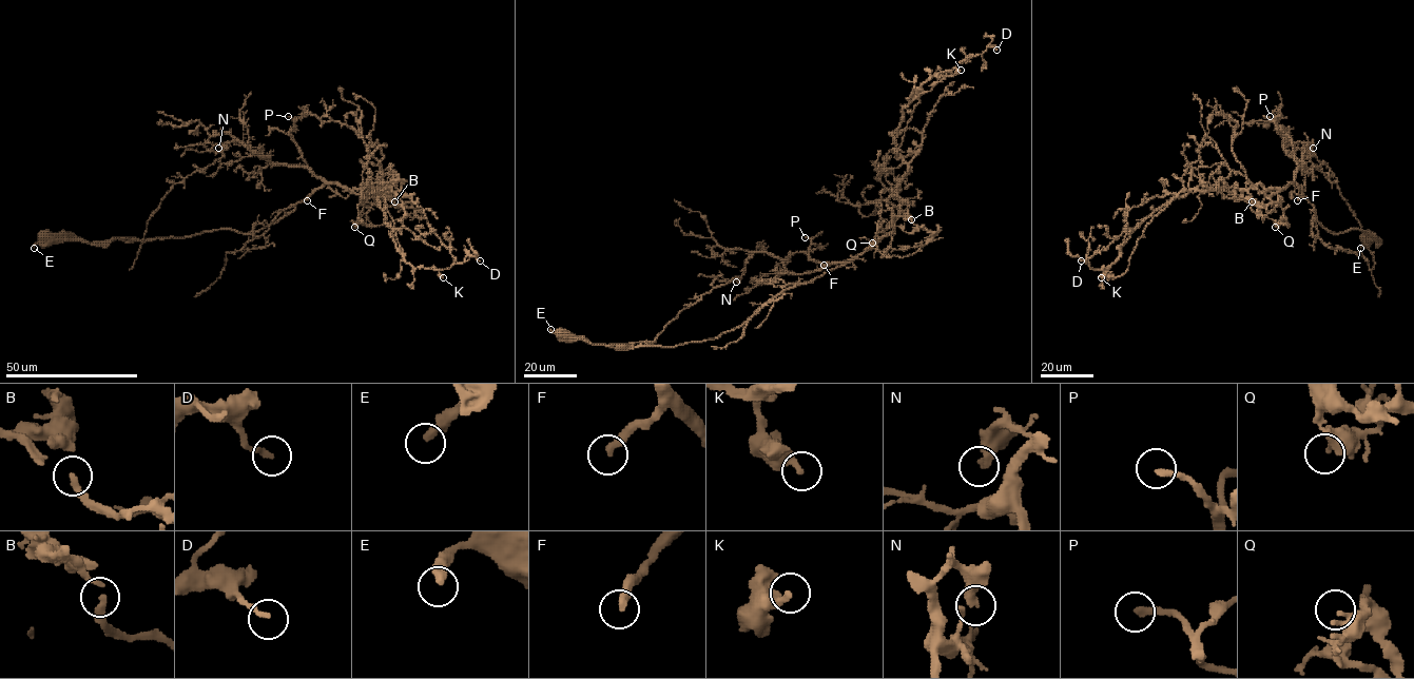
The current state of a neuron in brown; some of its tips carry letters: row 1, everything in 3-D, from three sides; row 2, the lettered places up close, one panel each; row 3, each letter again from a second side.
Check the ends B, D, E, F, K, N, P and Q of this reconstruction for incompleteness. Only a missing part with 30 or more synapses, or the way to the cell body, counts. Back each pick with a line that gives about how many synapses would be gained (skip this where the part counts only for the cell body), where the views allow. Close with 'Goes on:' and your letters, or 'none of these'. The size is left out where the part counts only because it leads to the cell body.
F: about 70 synapses
Goes on: F

